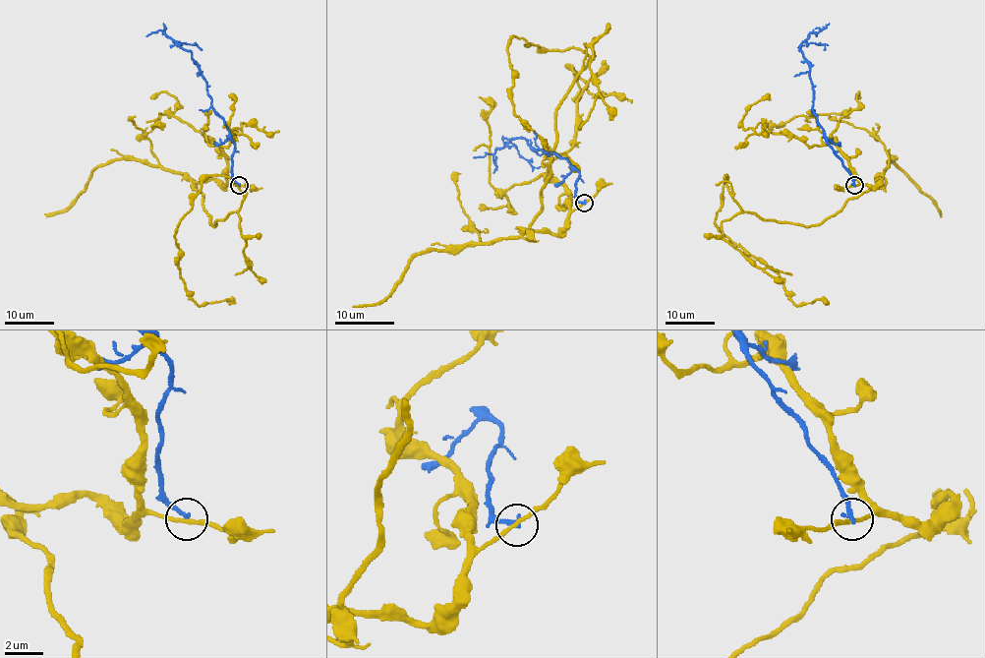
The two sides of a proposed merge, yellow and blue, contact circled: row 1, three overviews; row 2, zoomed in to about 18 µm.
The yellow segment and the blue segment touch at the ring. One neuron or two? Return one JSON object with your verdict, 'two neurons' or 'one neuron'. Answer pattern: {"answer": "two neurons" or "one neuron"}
{"answer": "two neurons"}

